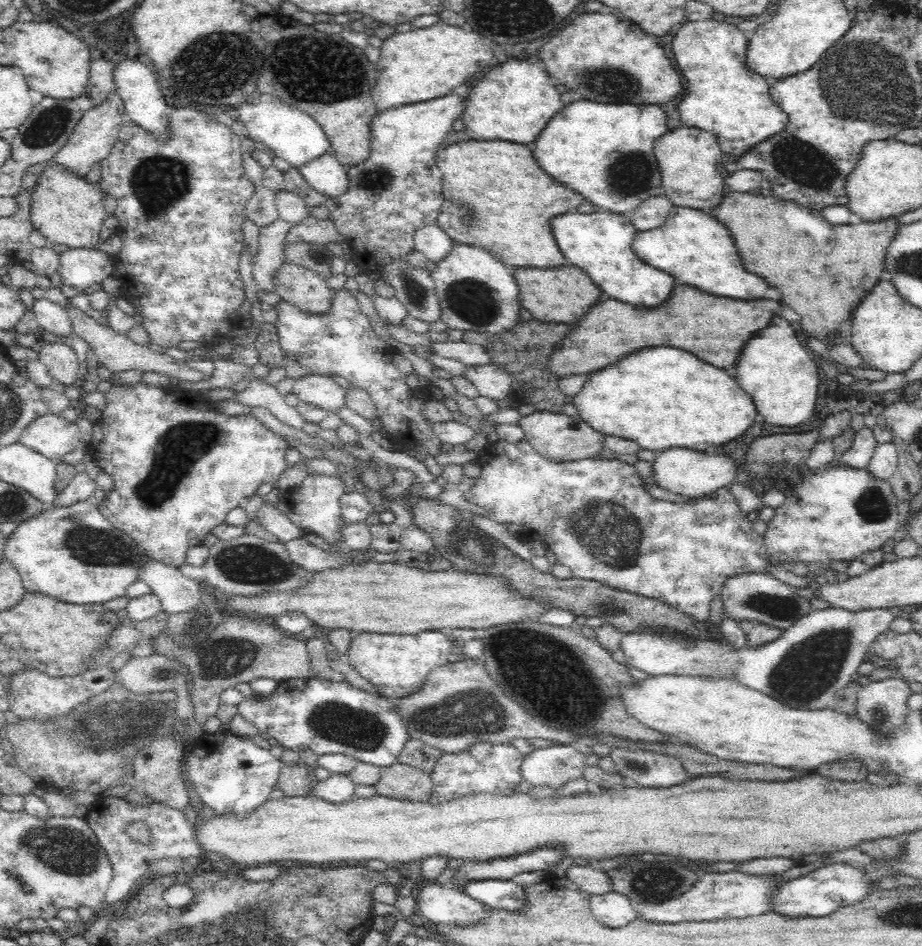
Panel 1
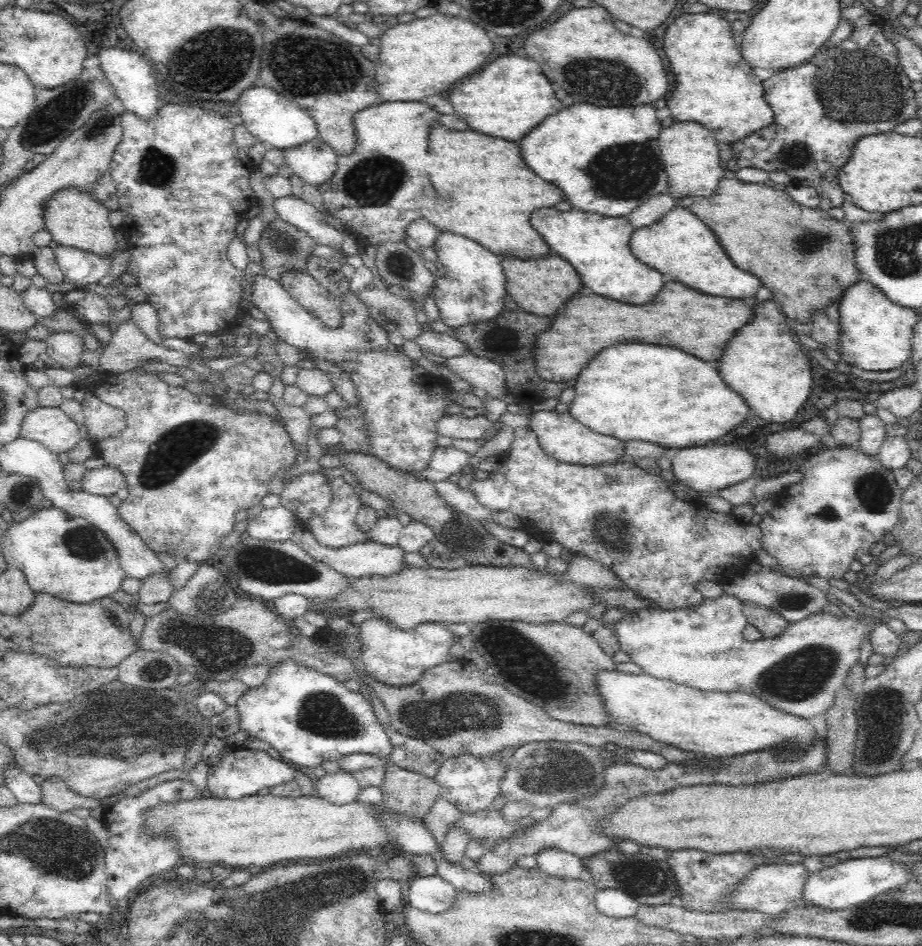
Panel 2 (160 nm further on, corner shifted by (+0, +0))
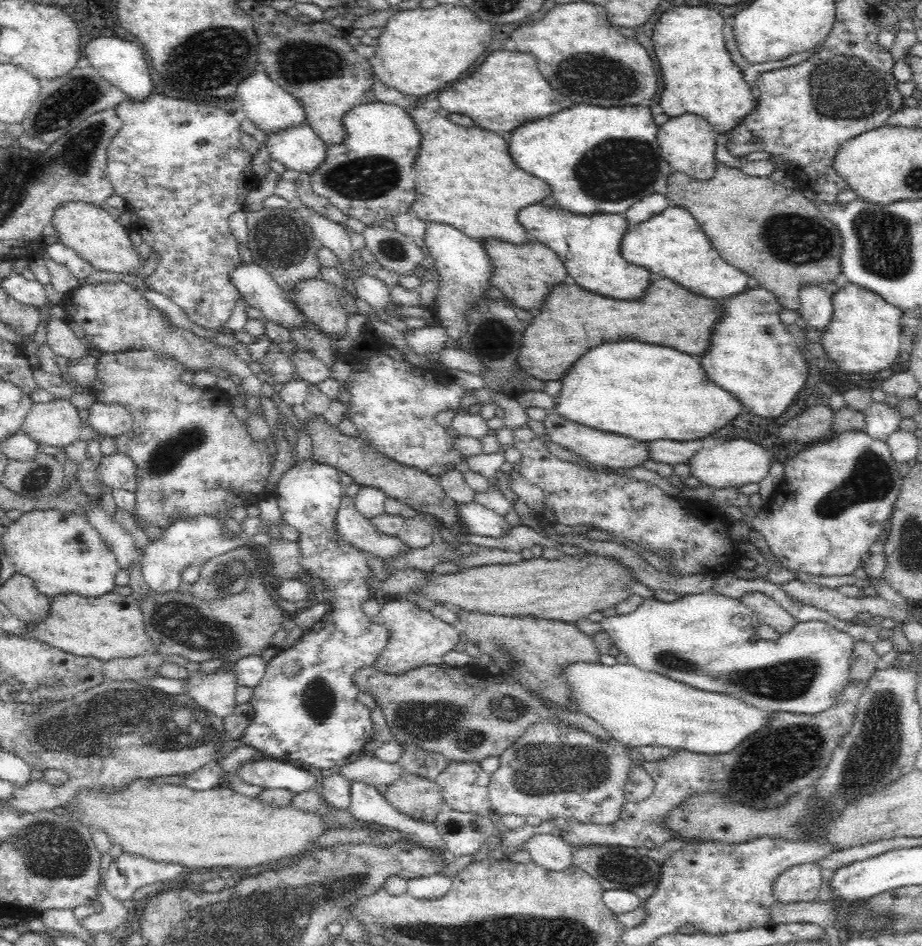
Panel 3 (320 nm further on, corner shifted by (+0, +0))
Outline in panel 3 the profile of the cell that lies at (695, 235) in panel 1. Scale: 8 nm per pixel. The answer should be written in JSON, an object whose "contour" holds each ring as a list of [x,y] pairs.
{"contour":[[[675,205],[668,206],[662,213],[651,217],[640,225],[630,225],[621,243],[621,256],[629,264],[648,268],[654,274],[670,278],[680,286],[702,294],[706,298],[724,299],[738,294],[746,288],[746,276],[738,268],[726,264],[720,254],[692,217],[690,212]]]}

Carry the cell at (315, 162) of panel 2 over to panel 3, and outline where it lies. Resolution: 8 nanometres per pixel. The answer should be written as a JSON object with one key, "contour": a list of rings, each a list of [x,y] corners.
{"contour":[[[306,123],[266,134],[264,147],[271,160],[298,170],[303,177],[318,168],[326,156],[326,143]]]}

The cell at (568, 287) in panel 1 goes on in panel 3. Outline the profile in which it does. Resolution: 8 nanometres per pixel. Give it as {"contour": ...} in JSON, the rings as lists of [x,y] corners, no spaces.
{"contour":[[[497,238],[481,240],[484,251],[491,261],[490,286],[498,288],[504,298],[518,308],[531,311],[542,308],[544,296],[554,284],[560,284],[569,274],[561,259],[544,244],[530,240],[525,244],[511,244]]]}

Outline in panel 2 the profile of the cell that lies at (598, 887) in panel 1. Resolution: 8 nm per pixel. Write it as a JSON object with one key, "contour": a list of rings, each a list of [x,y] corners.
{"contour":[[[546,846],[535,854],[537,866],[550,876],[591,880],[581,857],[555,846]]]}

